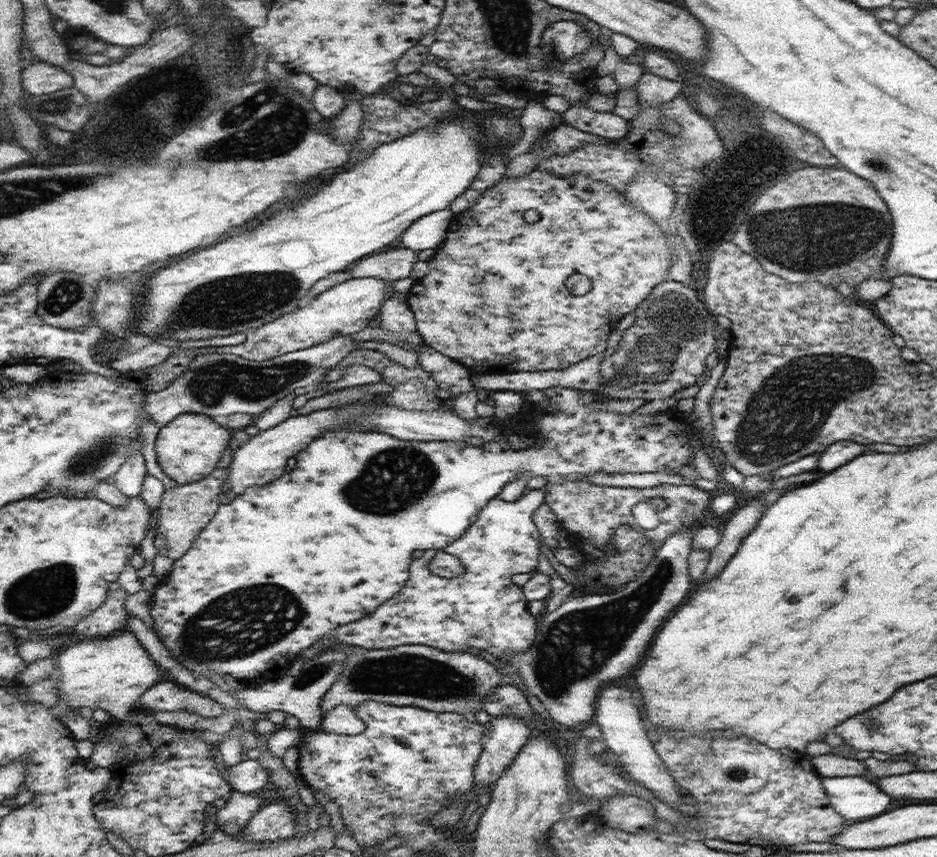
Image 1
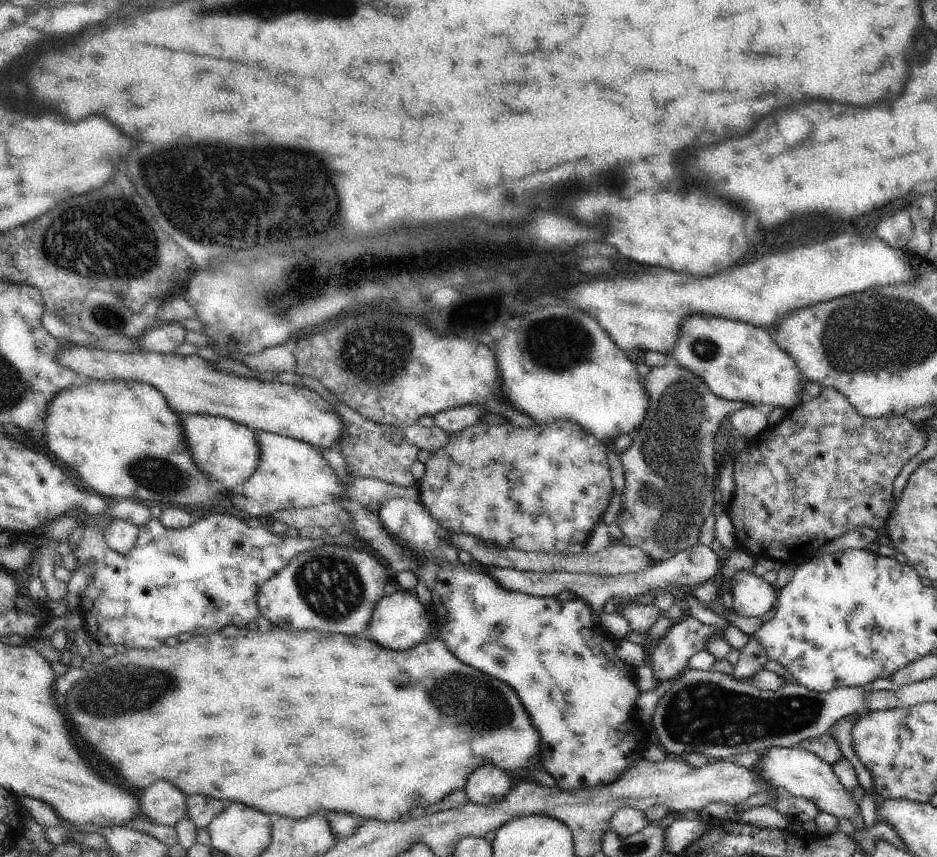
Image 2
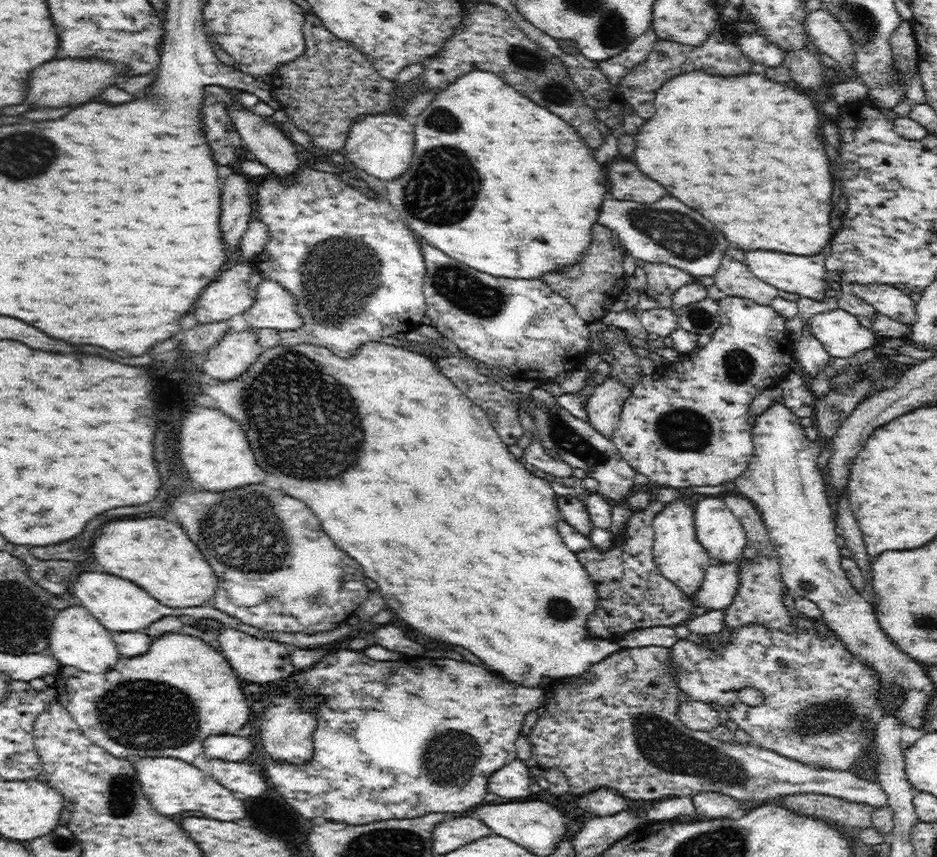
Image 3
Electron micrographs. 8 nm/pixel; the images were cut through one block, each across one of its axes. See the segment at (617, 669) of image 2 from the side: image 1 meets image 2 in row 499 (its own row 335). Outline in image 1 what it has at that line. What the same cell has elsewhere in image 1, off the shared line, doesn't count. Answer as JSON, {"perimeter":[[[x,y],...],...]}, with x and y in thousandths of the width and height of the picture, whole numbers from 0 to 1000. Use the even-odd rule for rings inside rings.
{"perimeter":[[[418,342],[408,351],[402,377],[412,382],[425,396],[433,396],[445,385],[443,369],[434,349],[427,349],[425,342]]]}

